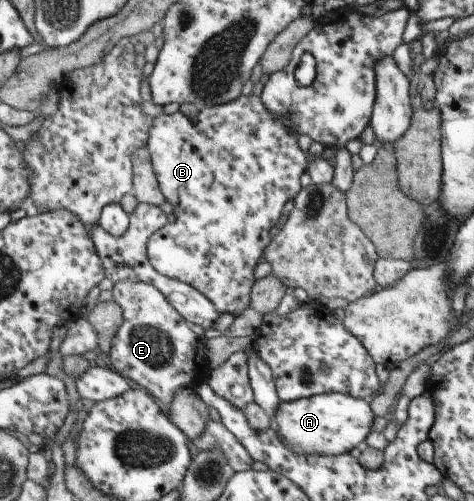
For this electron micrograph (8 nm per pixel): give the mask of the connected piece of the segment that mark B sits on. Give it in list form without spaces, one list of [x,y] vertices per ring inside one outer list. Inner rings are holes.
[[[251,93],[248,96],[240,95],[236,101],[230,101],[226,105],[212,105],[212,107],[201,108],[195,122],[179,111],[171,115],[160,114],[155,118],[155,124],[152,125],[149,132],[147,148],[152,156],[154,171],[156,177],[158,177],[162,193],[173,206],[172,219],[160,231],[154,233],[148,241],[150,261],[162,275],[182,280],[198,288],[218,307],[218,311],[222,314],[229,313],[237,317],[245,309],[252,309],[252,290],[255,288],[257,280],[256,268],[264,260],[264,253],[267,252],[268,245],[272,245],[272,241],[275,240],[274,226],[280,224],[283,219],[284,205],[288,201],[294,201],[302,191],[303,187],[300,179],[302,179],[304,173],[308,172],[309,157],[298,145],[300,133],[290,133],[292,127],[294,127],[294,121],[290,119],[290,115],[274,117],[268,111],[268,105],[264,105],[261,95],[256,96]]]

